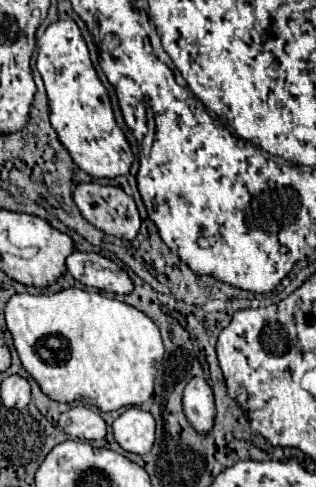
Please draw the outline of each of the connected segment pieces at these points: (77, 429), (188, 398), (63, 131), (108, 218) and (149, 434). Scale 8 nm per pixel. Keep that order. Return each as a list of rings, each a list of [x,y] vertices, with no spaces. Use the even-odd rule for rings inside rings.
[[[81,404],[61,414],[59,426],[79,440],[101,440],[107,434],[107,424],[101,414]]]
[[[191,378],[183,392],[183,410],[197,432],[209,432],[215,416],[215,402],[209,384],[203,378]]]
[[[73,20],[53,22],[37,40],[37,50],[37,70],[43,76],[49,96],[51,126],[69,150],[73,162],[95,178],[115,178],[127,174],[133,162],[133,152],[123,130],[115,122],[109,92],[91,64],[79,26]]]
[[[81,182],[73,190],[73,202],[77,204],[79,212],[83,214],[83,218],[87,222],[91,222],[93,226],[101,228],[103,232],[107,232],[111,236],[125,238],[125,240],[133,240],[137,236],[137,232],[139,232],[141,220],[139,220],[137,206],[135,206],[133,198],[127,196],[117,186],[101,186],[97,182]]]
[[[139,406],[127,408],[113,422],[113,434],[123,450],[133,454],[147,454],[155,440],[155,418],[151,412]]]

